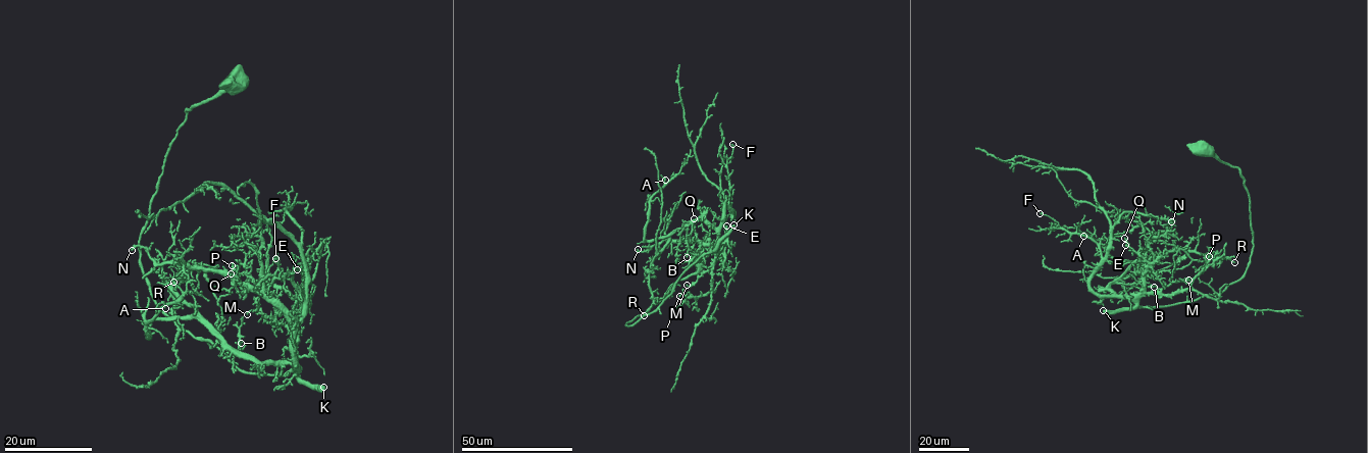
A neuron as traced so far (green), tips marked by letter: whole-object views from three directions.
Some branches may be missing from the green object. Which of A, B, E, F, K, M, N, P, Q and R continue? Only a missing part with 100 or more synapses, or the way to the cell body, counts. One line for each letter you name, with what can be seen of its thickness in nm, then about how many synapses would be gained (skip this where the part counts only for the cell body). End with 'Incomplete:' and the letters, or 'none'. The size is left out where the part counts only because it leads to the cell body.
K: Thickness 500 nm. Roughly 1000 synapses
Incomplete: K

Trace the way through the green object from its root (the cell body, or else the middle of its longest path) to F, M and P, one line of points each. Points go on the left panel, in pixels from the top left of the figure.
F: (234, 83), (186, 111), (140, 236), (143, 274), (179, 325), (279, 376), (295, 369), (303, 295), (275, 258)
M: (234, 83), (186, 111), (139, 252), (151, 294), (179, 325), (237, 367), (283, 375), (296, 341), (247, 314)
P: (234, 83), (186, 111), (140, 262), (179, 325), (237, 367), (283, 375), (299, 305), (232, 265)

